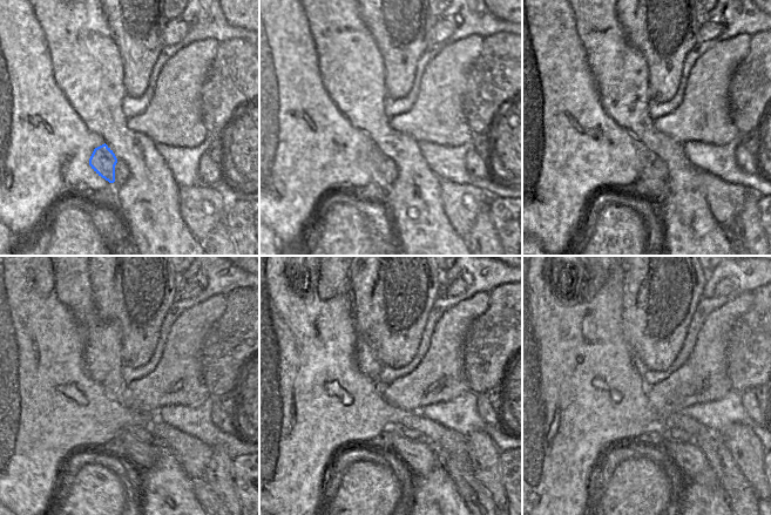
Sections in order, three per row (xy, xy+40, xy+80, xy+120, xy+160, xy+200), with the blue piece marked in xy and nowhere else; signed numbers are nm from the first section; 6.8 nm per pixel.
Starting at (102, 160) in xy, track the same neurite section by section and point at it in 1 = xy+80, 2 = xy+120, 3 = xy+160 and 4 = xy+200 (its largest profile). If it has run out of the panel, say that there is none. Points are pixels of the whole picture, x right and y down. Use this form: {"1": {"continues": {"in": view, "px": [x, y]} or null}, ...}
{"1": {"continues": {"in": "xy+80", "px": [654, 190]}}, "2": {"continues": {"in": "xy+120", "px": [144, 455]}}, "3": {"continues": {"in": "xy+160", "px": [420, 458]}}, "4": {"continues": {"in": "xy+200", "px": [689, 459]}}}

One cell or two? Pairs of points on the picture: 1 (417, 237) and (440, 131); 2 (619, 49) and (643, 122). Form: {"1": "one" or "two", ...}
{"1": "two", "2": "one"}

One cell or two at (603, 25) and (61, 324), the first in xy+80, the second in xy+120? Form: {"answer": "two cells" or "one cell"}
{"answer": "two cells"}

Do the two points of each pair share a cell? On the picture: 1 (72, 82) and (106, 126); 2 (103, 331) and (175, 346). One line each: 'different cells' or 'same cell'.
1: same cell
2: different cells

